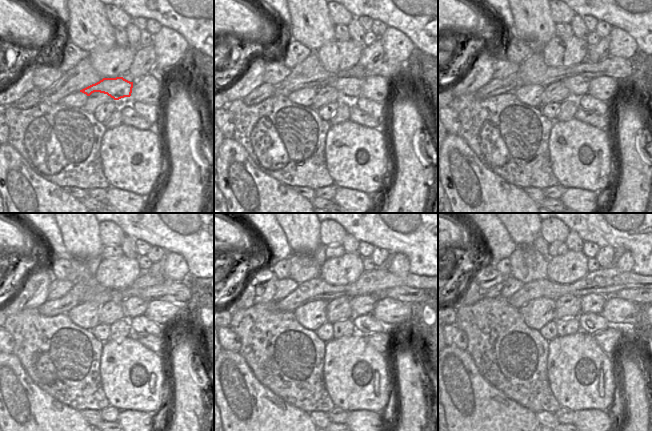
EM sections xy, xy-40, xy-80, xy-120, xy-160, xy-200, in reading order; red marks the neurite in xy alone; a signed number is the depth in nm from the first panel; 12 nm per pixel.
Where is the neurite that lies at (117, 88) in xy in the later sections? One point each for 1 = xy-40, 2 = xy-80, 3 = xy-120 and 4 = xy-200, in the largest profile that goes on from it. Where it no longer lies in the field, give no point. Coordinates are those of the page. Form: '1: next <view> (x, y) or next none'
1: next xy-40 (350, 87)
2: next xy-80 (578, 86)
3: next xy-120 (132, 307)
4: next xy-200 (592, 303)

